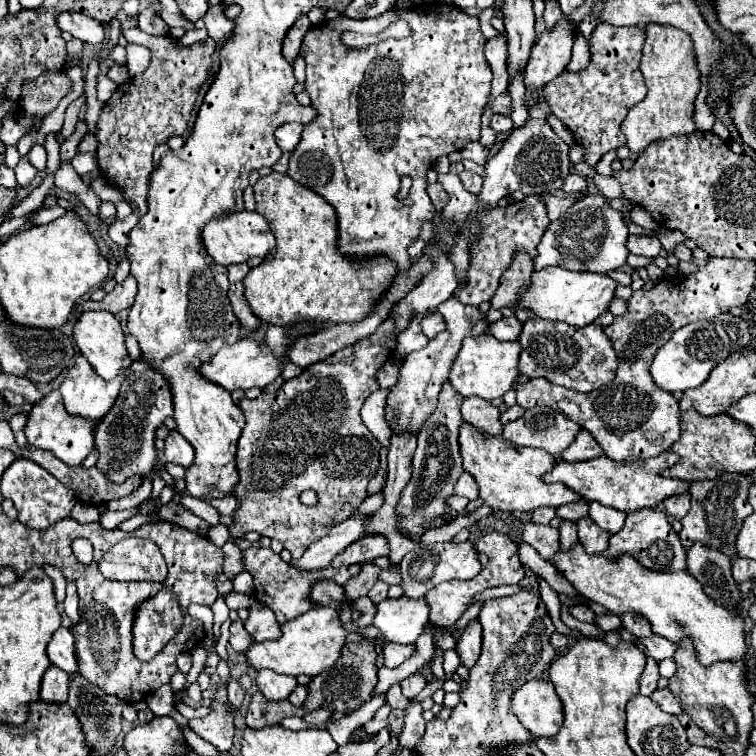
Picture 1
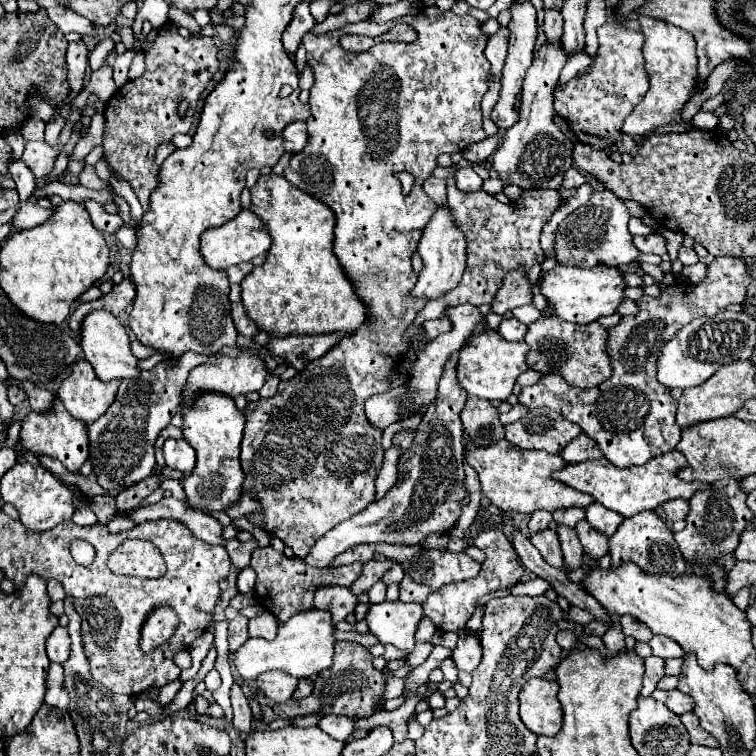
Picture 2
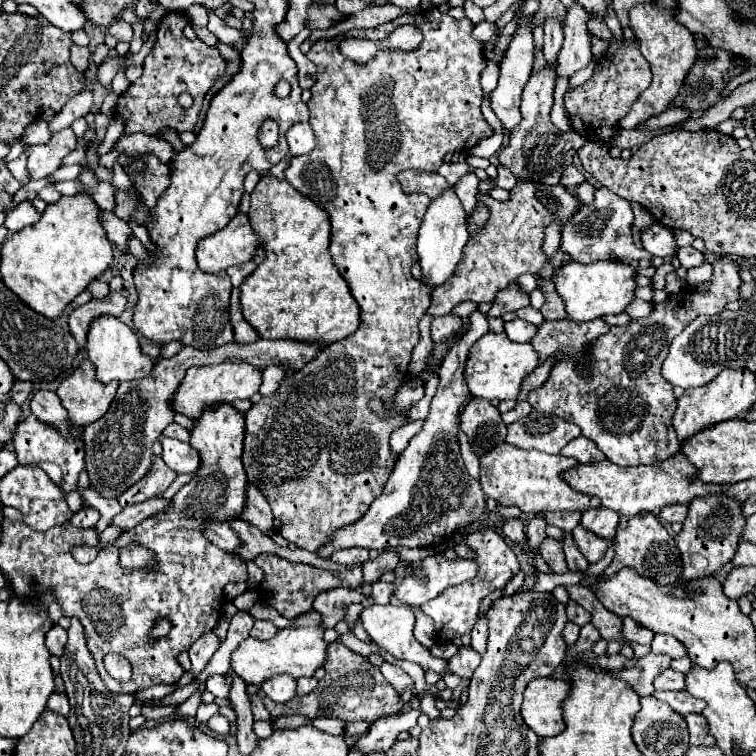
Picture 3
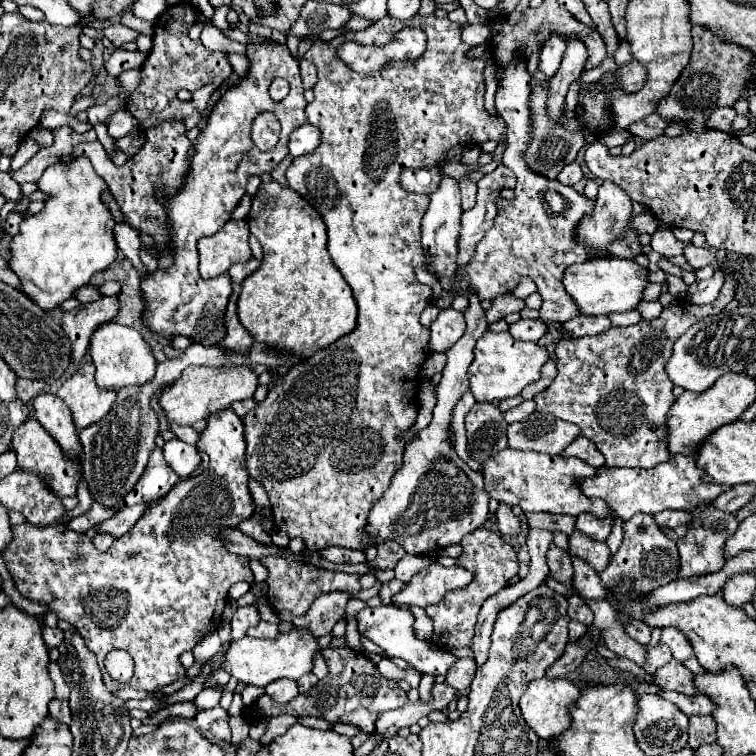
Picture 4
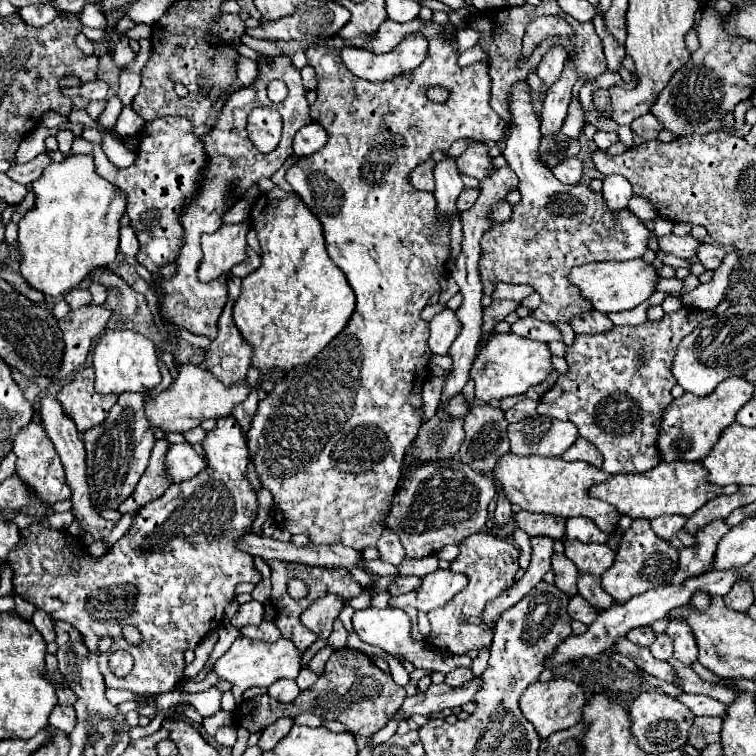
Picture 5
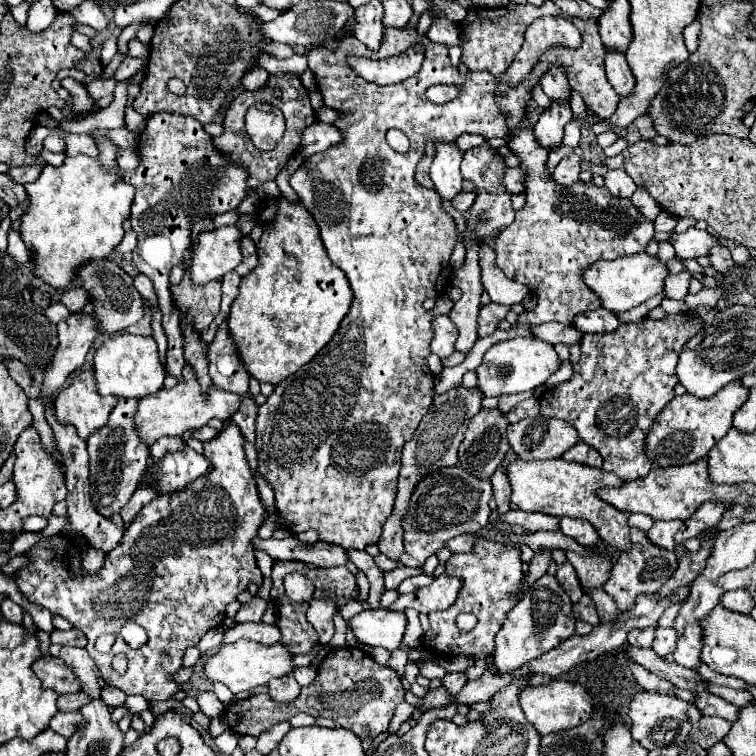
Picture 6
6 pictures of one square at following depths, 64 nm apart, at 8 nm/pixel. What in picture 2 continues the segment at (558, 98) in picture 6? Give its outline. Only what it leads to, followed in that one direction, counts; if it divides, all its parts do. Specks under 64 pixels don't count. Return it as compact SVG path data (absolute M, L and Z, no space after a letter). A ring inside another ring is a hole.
M546 12L546 20L544 20L544 34L548 42L558 42L562 32L562 16L560 12Z

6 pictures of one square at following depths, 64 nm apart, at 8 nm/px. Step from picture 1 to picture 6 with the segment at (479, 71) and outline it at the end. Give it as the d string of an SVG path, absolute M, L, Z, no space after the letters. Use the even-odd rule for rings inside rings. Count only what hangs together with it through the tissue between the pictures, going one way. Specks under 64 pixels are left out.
M544 16L528 28L522 50L502 76L470 72L466 78L450 64L448 48L444 44L430 42L414 28L392 32L392 56L402 54L406 42L418 42L426 48L424 66L420 74L394 86L370 84L348 66L348 50L364 50L354 36L324 42L306 54L308 66L324 96L324 104L342 112L336 126L344 132L346 140L336 148L314 154L308 166L300 166L292 174L290 186L320 226L328 258L346 274L354 300L332 340L304 368L274 388L272 396L258 408L256 418L258 468L274 490L276 508L286 520L286 528L292 534L314 528L322 542L358 550L378 542L382 526L394 508L402 446L412 438L434 398L434 374L426 362L434 336L434 316L426 312L422 304L426 298L436 298L446 290L446 282L452 274L448 260L458 244L458 228L454 218L442 208L440 194L434 188L420 186L414 178L416 164L424 156L424 144L428 140L456 140L464 132L482 134L486 138L508 136L508 116L504 108L496 104L498 84L518 86L532 74L532 68L540 62L544 52L558 46L568 50L580 48L582 36L568 18ZM434 84L462 86L462 96L438 106L426 96L426 90ZM390 128L404 130L406 136L410 136L410 150L406 154L398 154L388 146L386 132Z

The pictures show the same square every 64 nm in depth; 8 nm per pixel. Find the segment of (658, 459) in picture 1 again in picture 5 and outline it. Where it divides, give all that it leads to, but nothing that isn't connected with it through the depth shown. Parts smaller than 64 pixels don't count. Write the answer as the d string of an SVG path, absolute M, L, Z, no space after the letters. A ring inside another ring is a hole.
M660 462L656 468L648 470L646 474L612 476L612 480L598 484L590 490L592 490L594 498L612 504L624 516L654 520L656 516L664 516L664 514L670 514L670 516L678 514L678 516L688 518L700 506L704 506L708 500L722 496L722 492L724 494L736 494L740 490L740 486L736 486L736 484L726 486L726 488L714 486L712 482L708 482L706 468L702 466L702 462L692 462L692 464L684 464L684 462L664 464L664 462Z

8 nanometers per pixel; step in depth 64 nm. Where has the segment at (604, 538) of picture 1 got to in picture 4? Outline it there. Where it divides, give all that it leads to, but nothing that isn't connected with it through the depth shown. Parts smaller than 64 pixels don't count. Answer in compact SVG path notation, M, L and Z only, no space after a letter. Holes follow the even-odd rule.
M576 532L568 536L568 542L570 542L568 554L584 560L598 574L610 564L610 550L608 550L606 542L588 540L588 536L576 536Z

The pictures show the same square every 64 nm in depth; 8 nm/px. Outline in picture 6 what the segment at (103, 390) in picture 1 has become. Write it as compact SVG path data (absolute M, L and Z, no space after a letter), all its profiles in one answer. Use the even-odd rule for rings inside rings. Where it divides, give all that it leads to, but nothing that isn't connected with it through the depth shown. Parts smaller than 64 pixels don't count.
M86 370L56 396L54 410L60 424L72 424L78 436L88 440L88 436L98 432L108 422L108 416L116 404L116 396L100 396L96 392L94 372Z

